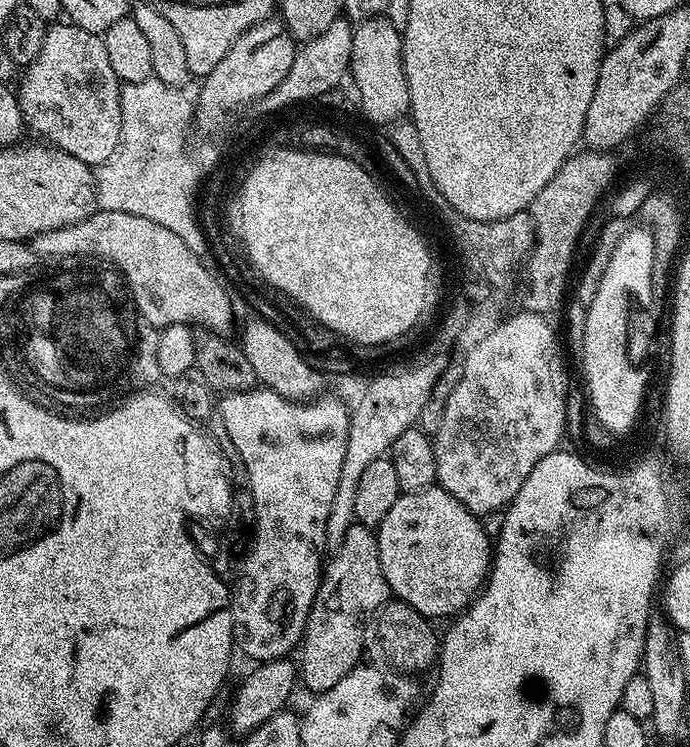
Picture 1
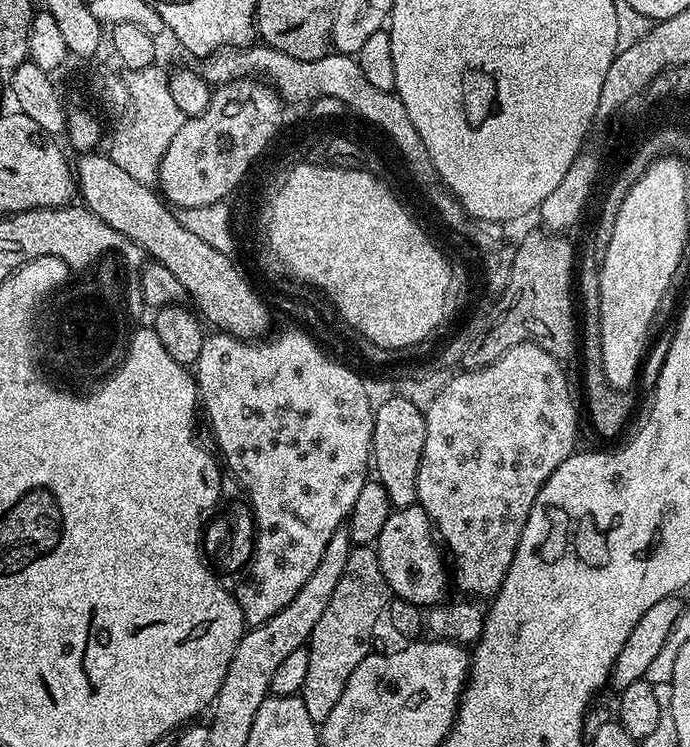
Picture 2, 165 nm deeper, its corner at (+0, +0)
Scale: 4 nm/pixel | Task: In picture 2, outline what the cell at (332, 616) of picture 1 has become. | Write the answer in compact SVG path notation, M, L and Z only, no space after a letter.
M353 547L350 558L346 558L346 570L342 578L338 578L338 586L334 586L334 598L330 598L326 614L318 618L318 626L314 626L306 645L310 667L298 694L302 702L306 702L306 711L317 726L330 718L330 710L334 710L338 698L342 698L342 690L346 690L350 674L354 674L358 662L373 651L372 635L376 632L376 623L385 615L389 599L390 589L375 547Z

